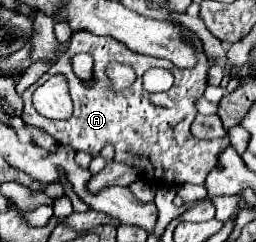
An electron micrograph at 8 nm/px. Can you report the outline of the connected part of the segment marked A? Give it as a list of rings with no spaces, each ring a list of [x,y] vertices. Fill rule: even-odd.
[[[77,31],[69,49],[57,59],[57,63],[23,93],[25,113],[23,121],[31,123],[35,127],[45,129],[49,135],[55,137],[59,145],[71,145],[75,151],[91,153],[93,157],[99,155],[99,151],[109,143],[115,147],[115,161],[131,165],[139,171],[141,179],[147,179],[155,189],[161,187],[179,187],[183,183],[197,183],[203,185],[207,173],[217,165],[217,153],[223,149],[223,145],[229,145],[229,139],[225,141],[197,141],[193,139],[189,127],[197,115],[195,101],[203,95],[207,87],[207,71],[209,71],[209,59],[205,53],[199,53],[199,61],[191,69],[177,69],[171,67],[173,63],[167,59],[155,59],[139,53],[131,53],[131,49],[123,47],[121,41],[115,41],[113,37],[99,37],[93,33]],[[77,53],[89,53],[93,57],[93,79],[91,83],[79,79],[73,73],[71,59]],[[111,61],[121,61],[123,65],[131,65],[137,73],[137,79],[131,87],[111,93],[107,89],[107,77],[105,77],[105,65]],[[151,67],[169,67],[175,75],[173,87],[161,95],[161,105],[155,103],[155,95],[147,93],[141,87],[141,75],[145,69]],[[63,73],[69,79],[71,87],[71,99],[73,99],[73,115],[63,121],[47,119],[39,115],[33,109],[31,95],[41,85],[41,81],[49,79],[51,75]]]

